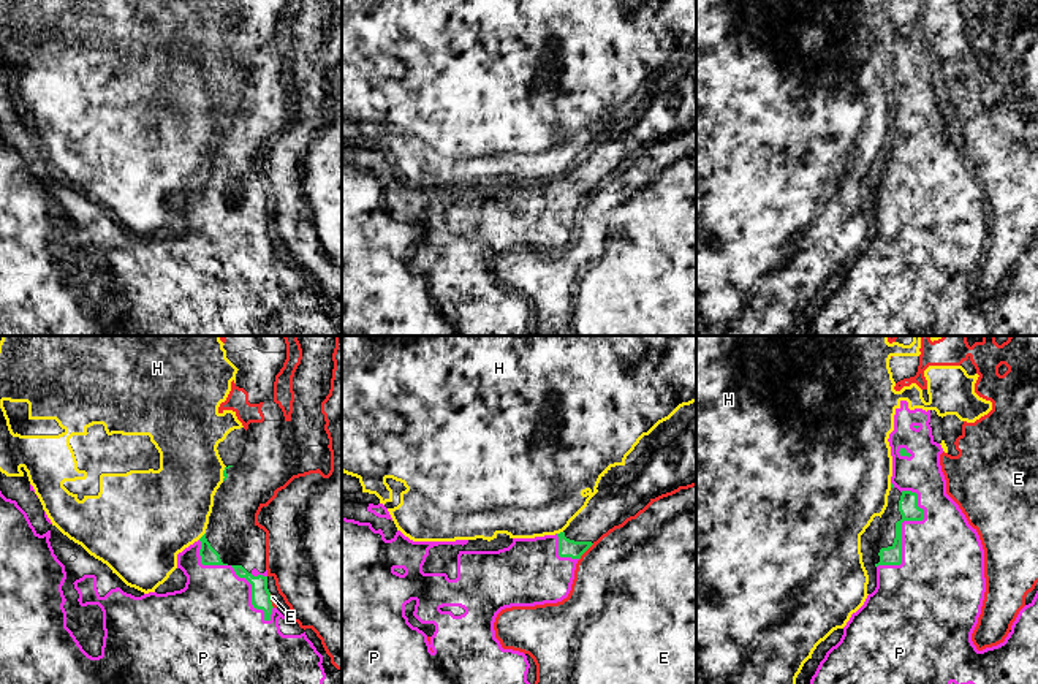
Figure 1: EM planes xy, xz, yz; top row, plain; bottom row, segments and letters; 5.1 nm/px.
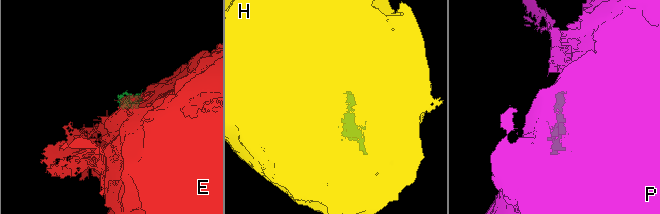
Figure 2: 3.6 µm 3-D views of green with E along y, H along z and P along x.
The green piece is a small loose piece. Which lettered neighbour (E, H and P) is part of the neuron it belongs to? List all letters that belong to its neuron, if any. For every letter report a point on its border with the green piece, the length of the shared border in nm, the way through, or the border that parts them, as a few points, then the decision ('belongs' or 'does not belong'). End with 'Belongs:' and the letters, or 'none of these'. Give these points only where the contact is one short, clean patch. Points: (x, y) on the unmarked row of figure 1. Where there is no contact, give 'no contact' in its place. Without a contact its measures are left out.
E: xz (586, 195) | 120 nm | does not belong
H: xy (203, 181) | 50 nm | belongs
P: yz (901, 176) | 440 nm | does not belong
Belongs: H

